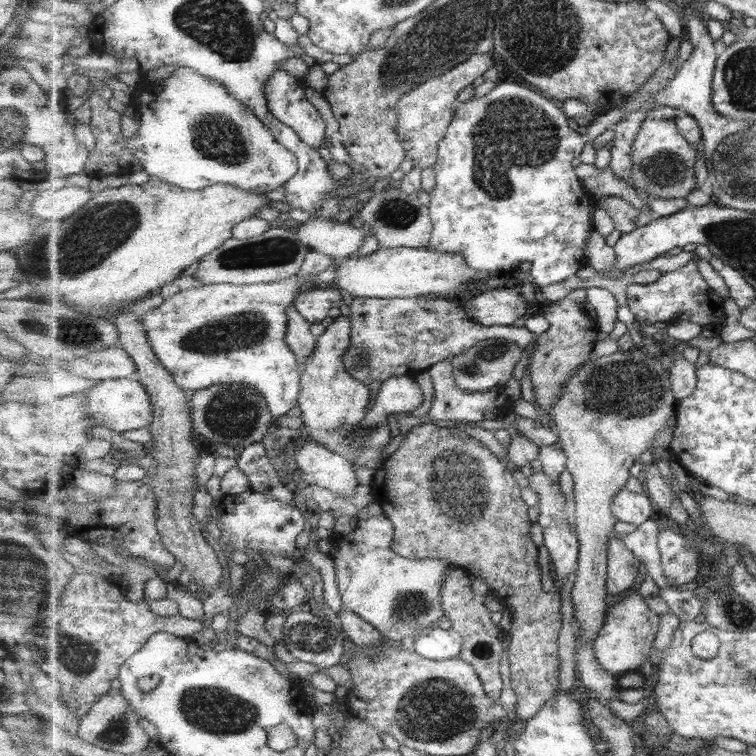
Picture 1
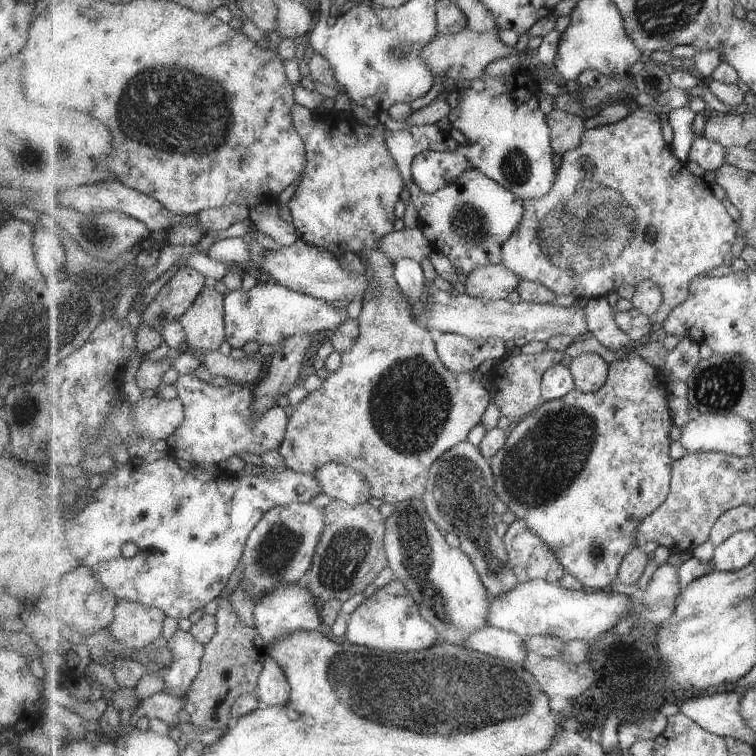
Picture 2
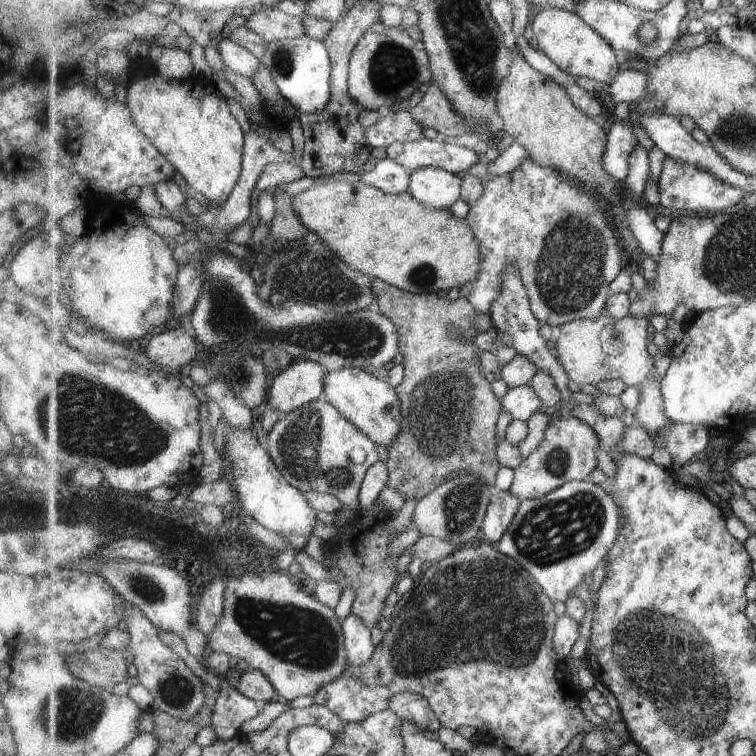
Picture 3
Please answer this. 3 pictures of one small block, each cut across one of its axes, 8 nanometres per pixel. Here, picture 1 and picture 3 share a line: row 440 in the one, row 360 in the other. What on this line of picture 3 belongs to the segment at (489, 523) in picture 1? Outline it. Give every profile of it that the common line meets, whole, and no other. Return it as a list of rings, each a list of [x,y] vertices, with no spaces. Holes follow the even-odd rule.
[[[373,280],[374,301],[370,308],[389,317],[399,327],[399,353],[403,356],[405,379],[396,387],[402,402],[402,429],[396,443],[389,448],[388,485],[406,500],[421,501],[436,488],[446,483],[455,472],[483,476],[480,479],[495,487],[502,464],[498,459],[497,420],[502,402],[485,378],[485,369],[479,362],[481,349],[473,344],[478,334],[475,328],[475,306],[467,296],[451,300],[436,293],[415,294]]]

